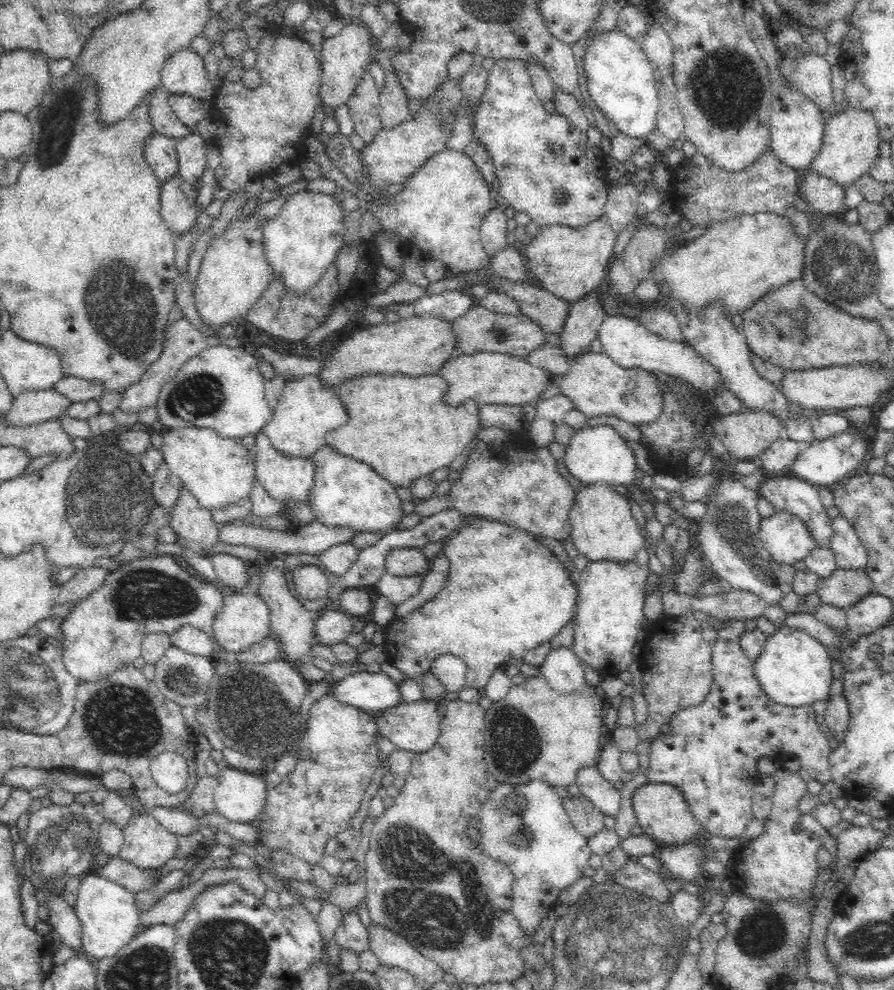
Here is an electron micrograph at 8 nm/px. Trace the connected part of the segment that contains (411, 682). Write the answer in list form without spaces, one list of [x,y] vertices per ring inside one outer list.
[[[471,517],[464,520],[463,524],[455,531],[452,531],[451,535],[447,536],[443,541],[443,545],[441,553],[450,561],[450,572],[448,572],[448,582],[446,582],[446,586],[444,586],[430,602],[422,604],[420,608],[416,608],[414,612],[406,614],[404,618],[395,618],[384,626],[385,642],[383,647],[385,648],[387,662],[396,666],[405,676],[404,680],[400,681],[398,685],[401,702],[418,702],[418,700],[422,700],[422,683],[418,681],[418,678],[420,678],[420,674],[424,674],[424,672],[431,672],[432,661],[437,656],[442,656],[442,654],[452,654],[461,658],[466,663],[467,670],[465,679],[467,686],[472,686],[472,688],[481,691],[484,686],[486,686],[488,679],[492,676],[492,672],[494,672],[496,668],[504,665],[506,661],[512,660],[512,658],[522,658],[522,656],[530,652],[530,650],[540,646],[543,642],[549,641],[575,616],[577,586],[574,585],[573,579],[570,578],[565,564],[563,564],[552,550],[549,550],[544,544],[535,540],[532,533],[518,528],[512,528],[510,525],[485,519],[484,517]]]

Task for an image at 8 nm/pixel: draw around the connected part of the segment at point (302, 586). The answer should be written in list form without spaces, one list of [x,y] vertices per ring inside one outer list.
[[[297,563],[293,569],[293,583],[296,594],[308,600],[316,600],[326,596],[333,579],[316,565]]]

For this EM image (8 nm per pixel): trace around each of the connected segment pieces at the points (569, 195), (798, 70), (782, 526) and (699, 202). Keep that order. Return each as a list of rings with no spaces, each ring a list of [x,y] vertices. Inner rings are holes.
[[[504,58],[495,60],[489,71],[485,91],[475,106],[473,135],[489,152],[494,163],[495,178],[499,182],[499,193],[515,211],[525,212],[531,222],[539,227],[562,225],[578,228],[597,221],[604,214],[610,180],[607,178],[606,155],[599,145],[592,145],[582,132],[569,124],[569,120],[555,110],[548,113],[533,87],[528,68],[522,60]],[[552,146],[561,146],[561,153],[554,153]]]
[[[793,52],[790,55],[802,53],[795,61],[780,60],[781,76],[789,82],[789,87],[801,92],[820,110],[830,108],[833,103],[831,85],[831,66],[825,56],[814,52]]]
[[[786,510],[762,518],[758,539],[778,564],[792,565],[817,548],[816,541],[798,516]]]
[[[769,146],[754,164],[740,172],[728,172],[715,166],[703,154],[696,153],[685,157],[677,168],[672,169],[668,201],[673,212],[679,213],[682,219],[688,220],[694,226],[707,227],[742,214],[769,212],[789,218],[793,231],[798,236],[807,237],[811,230],[808,217],[794,206],[796,193],[800,192],[800,173],[800,170],[780,162]]]

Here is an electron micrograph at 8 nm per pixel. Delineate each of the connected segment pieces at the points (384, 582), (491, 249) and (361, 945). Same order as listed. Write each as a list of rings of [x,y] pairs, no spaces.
[[[385,572],[380,576],[380,580],[376,582],[375,587],[379,594],[386,596],[394,606],[398,606],[418,592],[423,576],[424,574],[401,577]]]
[[[499,209],[488,210],[486,216],[482,218],[479,235],[481,236],[483,249],[490,259],[496,252],[500,252],[502,248],[509,245],[506,241],[507,219],[504,211]]]
[[[355,909],[342,910],[342,924],[336,928],[334,936],[339,948],[347,948],[357,955],[369,949],[368,929]]]

